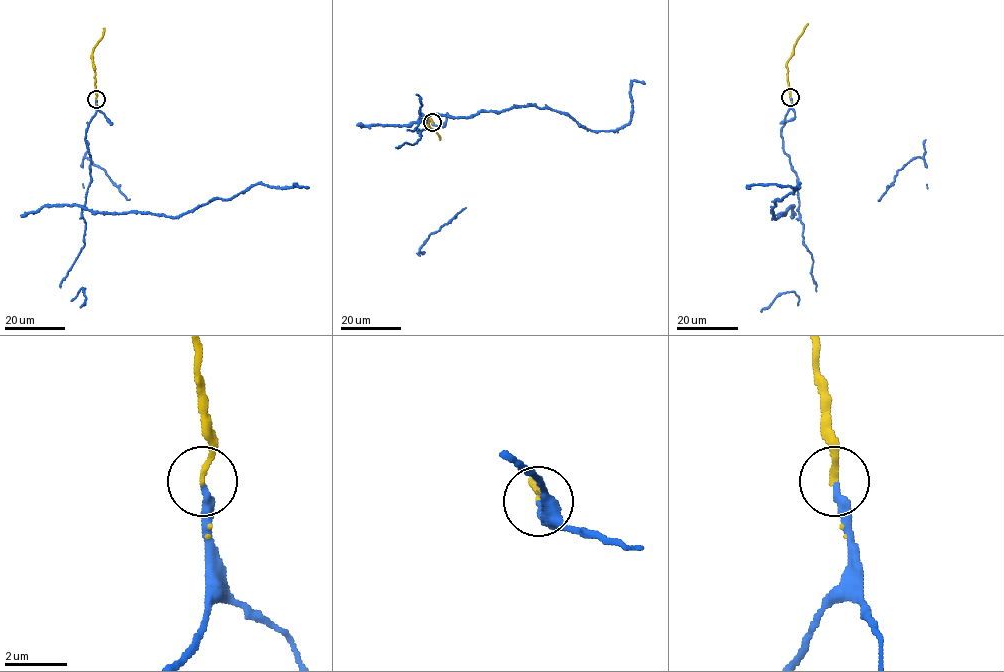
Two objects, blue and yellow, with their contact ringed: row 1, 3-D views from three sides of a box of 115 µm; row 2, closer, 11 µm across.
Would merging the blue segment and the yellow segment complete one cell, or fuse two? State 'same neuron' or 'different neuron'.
same neuron

